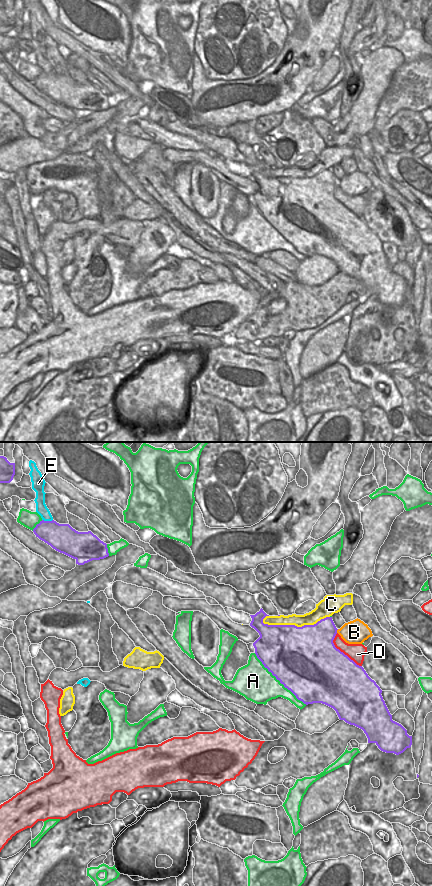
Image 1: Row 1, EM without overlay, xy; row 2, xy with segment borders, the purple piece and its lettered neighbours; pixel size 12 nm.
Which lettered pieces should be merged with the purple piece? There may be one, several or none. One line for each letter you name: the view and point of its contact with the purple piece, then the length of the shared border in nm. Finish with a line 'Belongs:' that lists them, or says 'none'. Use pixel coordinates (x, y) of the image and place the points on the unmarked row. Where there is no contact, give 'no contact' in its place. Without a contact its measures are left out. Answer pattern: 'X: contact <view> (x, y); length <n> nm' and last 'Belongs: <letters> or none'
Belongs: none

